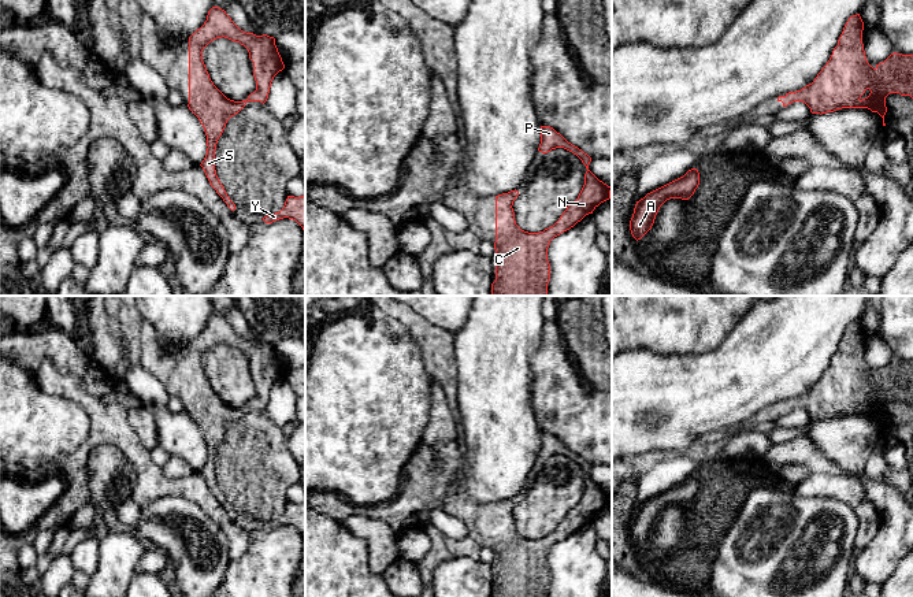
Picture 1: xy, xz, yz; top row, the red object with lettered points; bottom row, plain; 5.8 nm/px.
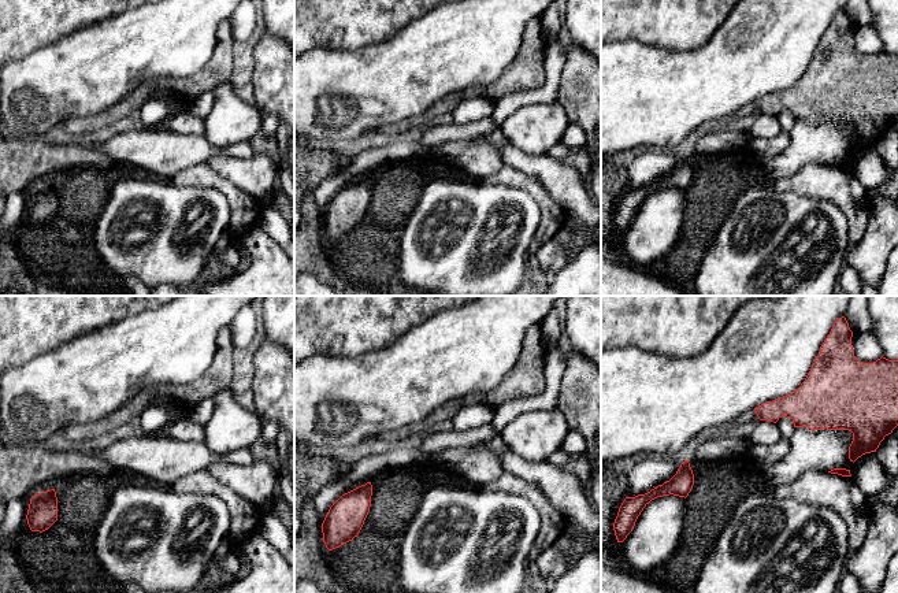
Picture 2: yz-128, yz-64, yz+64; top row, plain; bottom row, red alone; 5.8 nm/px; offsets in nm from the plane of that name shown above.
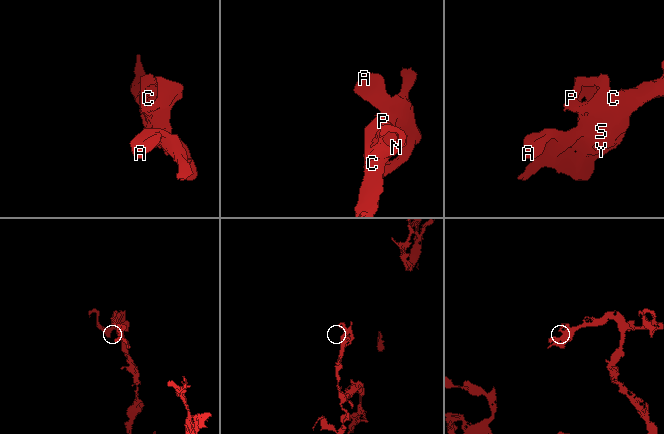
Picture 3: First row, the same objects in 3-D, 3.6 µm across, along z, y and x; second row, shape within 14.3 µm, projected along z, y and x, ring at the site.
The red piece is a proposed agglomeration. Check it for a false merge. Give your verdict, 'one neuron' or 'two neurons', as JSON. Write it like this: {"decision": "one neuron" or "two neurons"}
{"decision": "one neuron"}

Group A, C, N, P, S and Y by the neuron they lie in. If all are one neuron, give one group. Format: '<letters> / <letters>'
A C N P S Y

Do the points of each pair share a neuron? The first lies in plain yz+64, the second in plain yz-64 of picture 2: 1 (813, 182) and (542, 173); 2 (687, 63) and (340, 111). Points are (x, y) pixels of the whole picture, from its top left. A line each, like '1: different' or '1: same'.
1: different
2: same

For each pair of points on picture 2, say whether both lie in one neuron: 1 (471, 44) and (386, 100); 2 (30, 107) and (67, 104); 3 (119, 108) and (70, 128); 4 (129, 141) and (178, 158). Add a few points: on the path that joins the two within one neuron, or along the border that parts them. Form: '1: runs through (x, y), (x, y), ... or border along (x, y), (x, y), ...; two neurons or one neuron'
1: runs through (451, 48), (427, 59), (407, 80); one neuron
2: runs through (40, 104), (58, 104); one neuron
3: runs through (107, 117), (82, 125); one neuron
4: runs through (141, 148), (166, 154); one neuron

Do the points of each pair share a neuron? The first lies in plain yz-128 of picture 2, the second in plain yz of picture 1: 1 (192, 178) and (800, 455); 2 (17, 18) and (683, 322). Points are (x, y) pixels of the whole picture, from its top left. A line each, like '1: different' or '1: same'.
1: different
2: same

